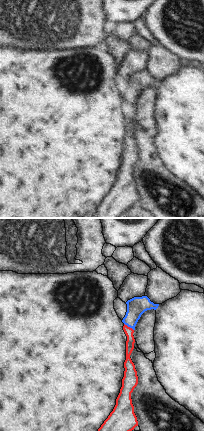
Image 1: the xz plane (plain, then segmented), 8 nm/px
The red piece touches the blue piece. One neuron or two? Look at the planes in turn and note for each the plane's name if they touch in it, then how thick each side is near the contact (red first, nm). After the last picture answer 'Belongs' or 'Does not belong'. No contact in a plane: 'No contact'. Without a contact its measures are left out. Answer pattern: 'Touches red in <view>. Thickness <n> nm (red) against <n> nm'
Touches red in xz. Thickness 70 nm (red) against 150 nm.

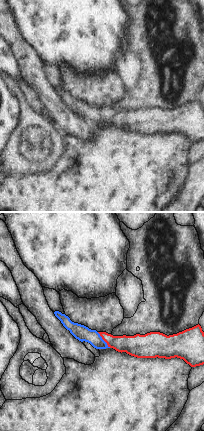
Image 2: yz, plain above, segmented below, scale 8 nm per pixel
Touches red in yz. Thickness 160 nm (red) against 120 nm.

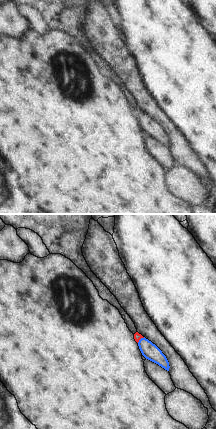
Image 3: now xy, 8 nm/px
Touches red in xy. Thickness 60 nm (red) against 140 nm.

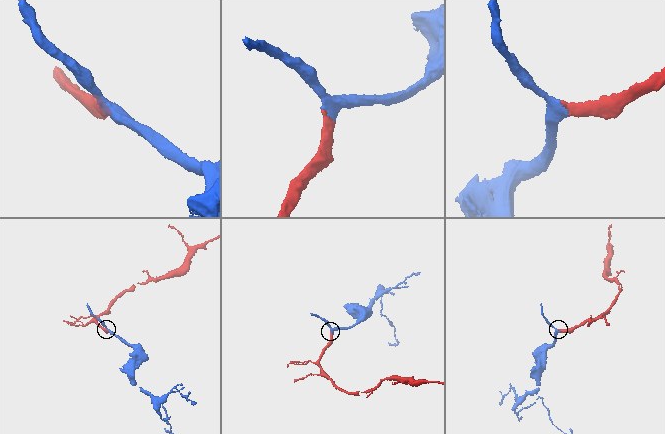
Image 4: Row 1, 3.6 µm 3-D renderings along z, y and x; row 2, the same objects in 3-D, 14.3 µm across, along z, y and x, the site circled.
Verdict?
Belongs.

